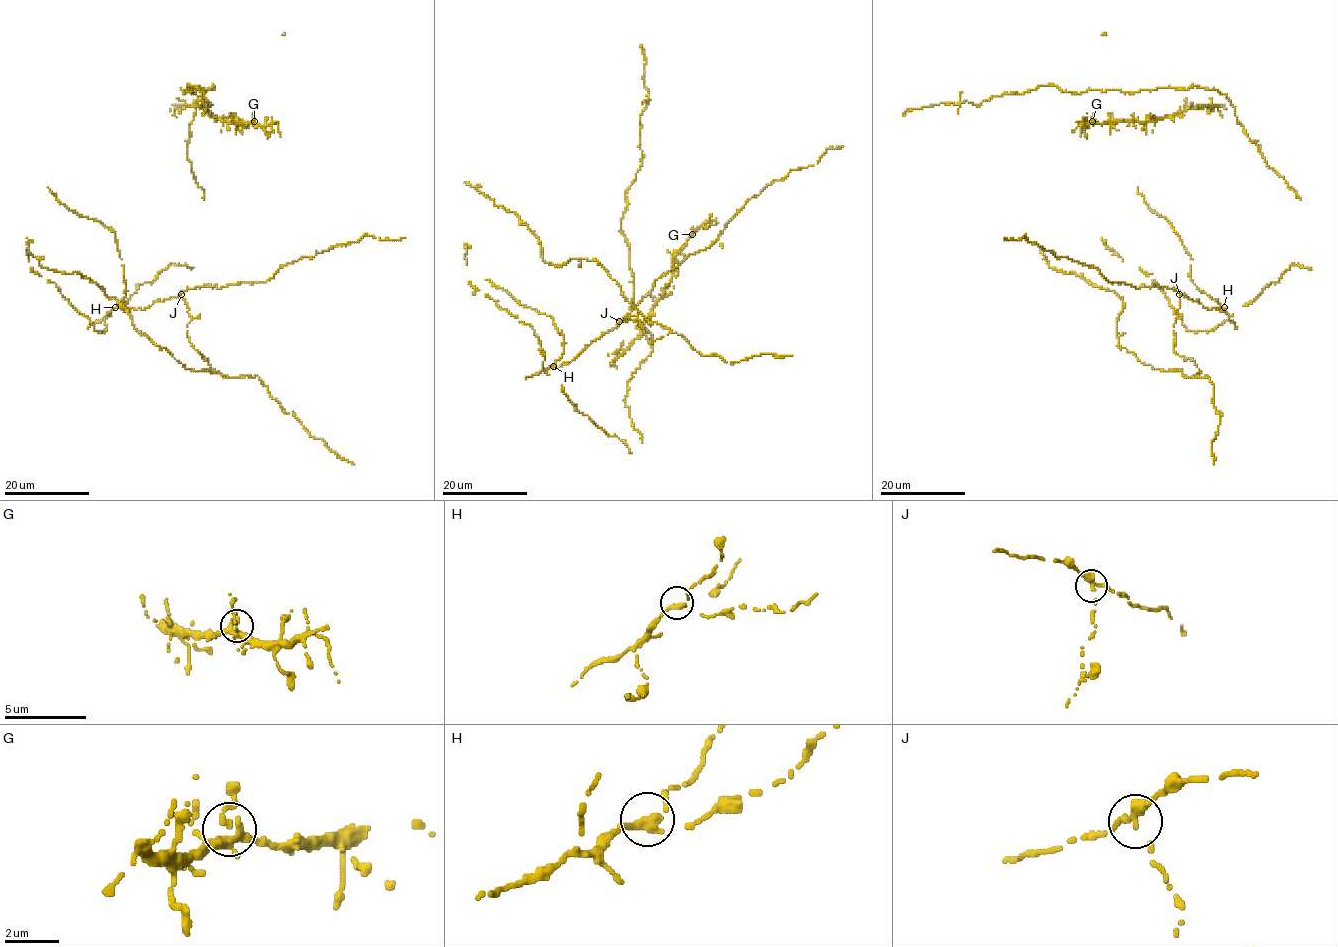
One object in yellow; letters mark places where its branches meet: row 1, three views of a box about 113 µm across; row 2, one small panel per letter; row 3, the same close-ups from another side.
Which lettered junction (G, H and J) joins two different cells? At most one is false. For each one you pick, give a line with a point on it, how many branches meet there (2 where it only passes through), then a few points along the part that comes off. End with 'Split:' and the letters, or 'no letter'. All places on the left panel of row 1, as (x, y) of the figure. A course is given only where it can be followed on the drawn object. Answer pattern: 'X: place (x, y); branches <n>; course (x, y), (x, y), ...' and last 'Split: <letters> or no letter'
J: place (181, 294); branches 3; course (181, 294), (186, 337), (232, 378), (186, 369), (100, 286), (42, 267), (27, 249)
Split: J

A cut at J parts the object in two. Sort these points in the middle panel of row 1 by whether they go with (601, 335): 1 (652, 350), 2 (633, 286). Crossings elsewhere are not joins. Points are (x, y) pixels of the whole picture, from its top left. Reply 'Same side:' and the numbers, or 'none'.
Same side: 1, 2

